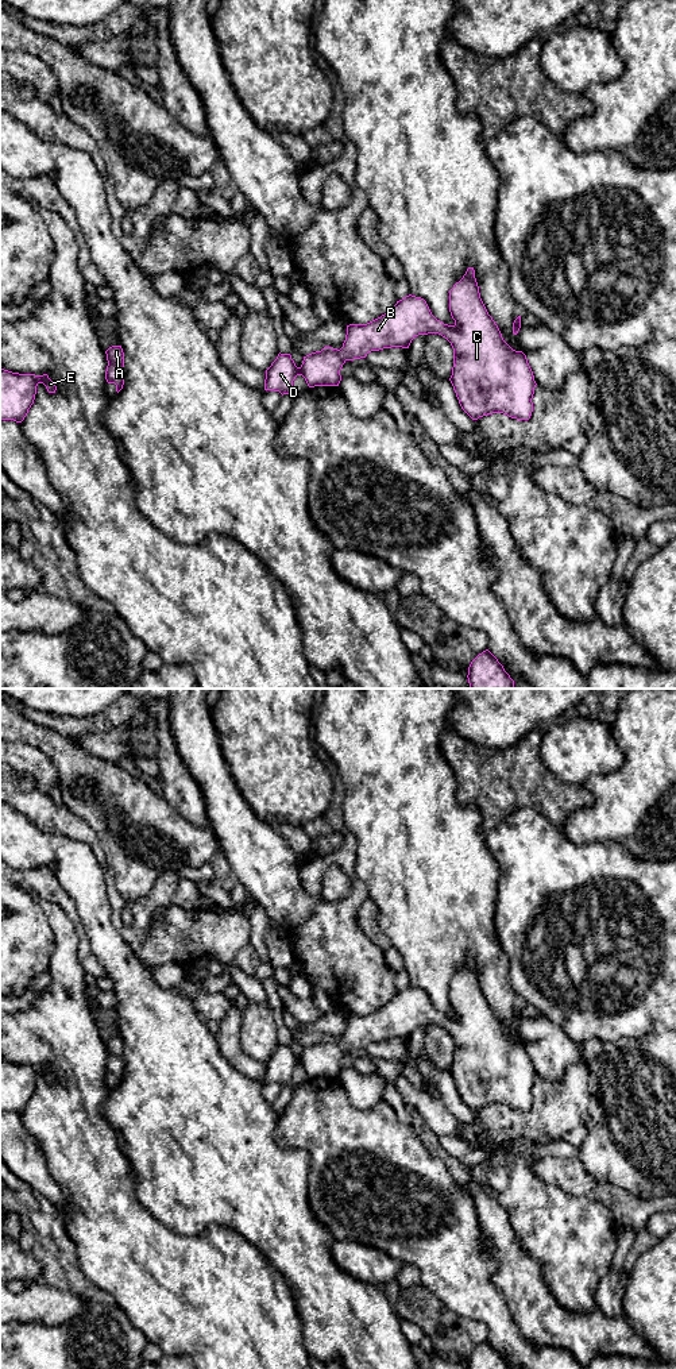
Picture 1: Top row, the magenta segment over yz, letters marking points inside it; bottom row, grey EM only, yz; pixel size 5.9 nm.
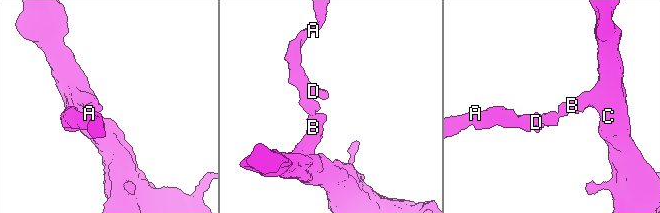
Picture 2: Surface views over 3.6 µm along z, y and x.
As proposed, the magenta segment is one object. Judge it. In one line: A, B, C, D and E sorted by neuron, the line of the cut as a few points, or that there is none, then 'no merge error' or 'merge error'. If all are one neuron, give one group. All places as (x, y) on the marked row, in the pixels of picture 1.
A B C D E; no cut; no merge error

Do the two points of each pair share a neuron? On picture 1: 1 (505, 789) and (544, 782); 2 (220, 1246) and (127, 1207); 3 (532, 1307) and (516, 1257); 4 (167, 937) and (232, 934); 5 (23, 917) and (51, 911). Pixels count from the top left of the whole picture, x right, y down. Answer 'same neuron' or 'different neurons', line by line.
1: same neuron
2: same neuron
3: same neuron
4: same neuron
5: different neurons

